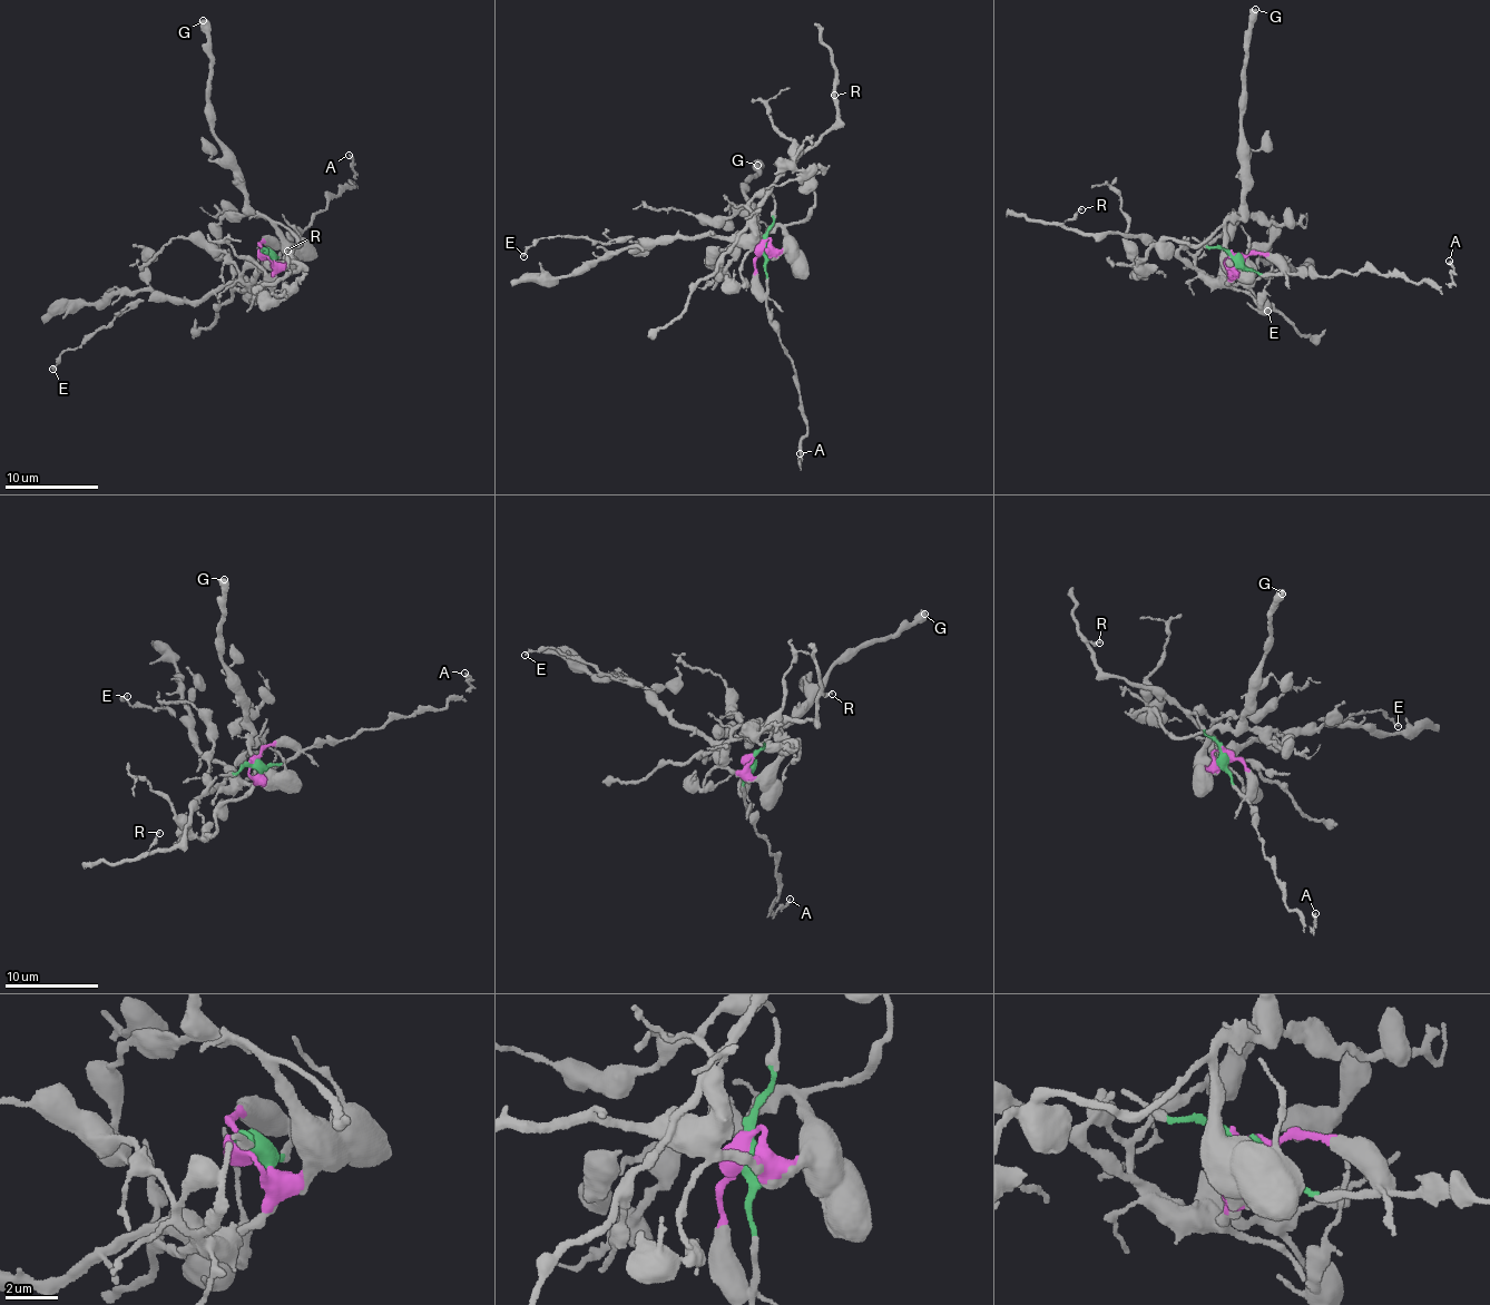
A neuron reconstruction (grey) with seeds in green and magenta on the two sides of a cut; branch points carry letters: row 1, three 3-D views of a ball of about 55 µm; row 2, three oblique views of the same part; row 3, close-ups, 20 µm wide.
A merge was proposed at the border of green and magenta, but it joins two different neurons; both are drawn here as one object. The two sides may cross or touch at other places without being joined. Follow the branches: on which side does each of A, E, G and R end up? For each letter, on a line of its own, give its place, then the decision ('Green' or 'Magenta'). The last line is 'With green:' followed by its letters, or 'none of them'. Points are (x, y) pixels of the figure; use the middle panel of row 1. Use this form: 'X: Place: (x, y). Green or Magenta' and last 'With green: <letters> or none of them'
A: Place: (800, 453). Green
E: Place: (523, 256). Magenta
G: Place: (757, 165). Magenta
R: Place: (834, 95). Green
With green: A, R

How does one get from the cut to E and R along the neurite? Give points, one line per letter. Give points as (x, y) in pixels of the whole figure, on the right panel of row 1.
E: (1236, 257), (1225, 261), (1226, 283), (1227, 272), (1232, 280), (1248, 264), (1255, 276), (1248, 291), (1268, 312)
R: (1236, 257), (1216, 247), (1205, 246), (1196, 239), (1170, 251), (1139, 237), (1067, 229), (1062, 224), (1081, 208)

